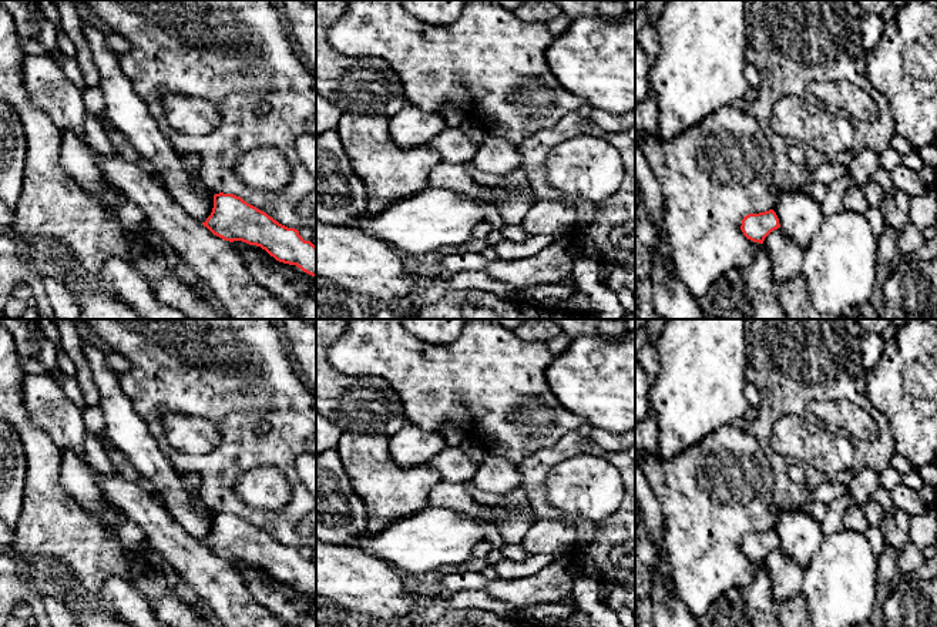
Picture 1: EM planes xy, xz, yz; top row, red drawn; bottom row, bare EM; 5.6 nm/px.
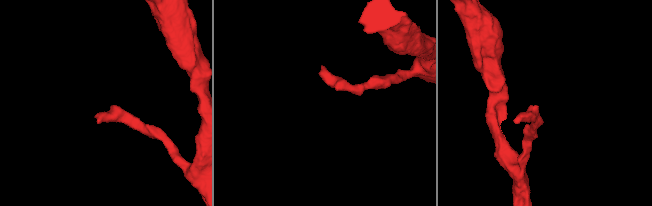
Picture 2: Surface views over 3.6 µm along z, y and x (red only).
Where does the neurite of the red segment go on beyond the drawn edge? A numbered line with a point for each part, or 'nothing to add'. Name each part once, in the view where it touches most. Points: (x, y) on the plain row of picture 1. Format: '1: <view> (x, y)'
nothing to add

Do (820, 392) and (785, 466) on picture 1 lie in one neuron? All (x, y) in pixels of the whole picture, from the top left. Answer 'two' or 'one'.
one

